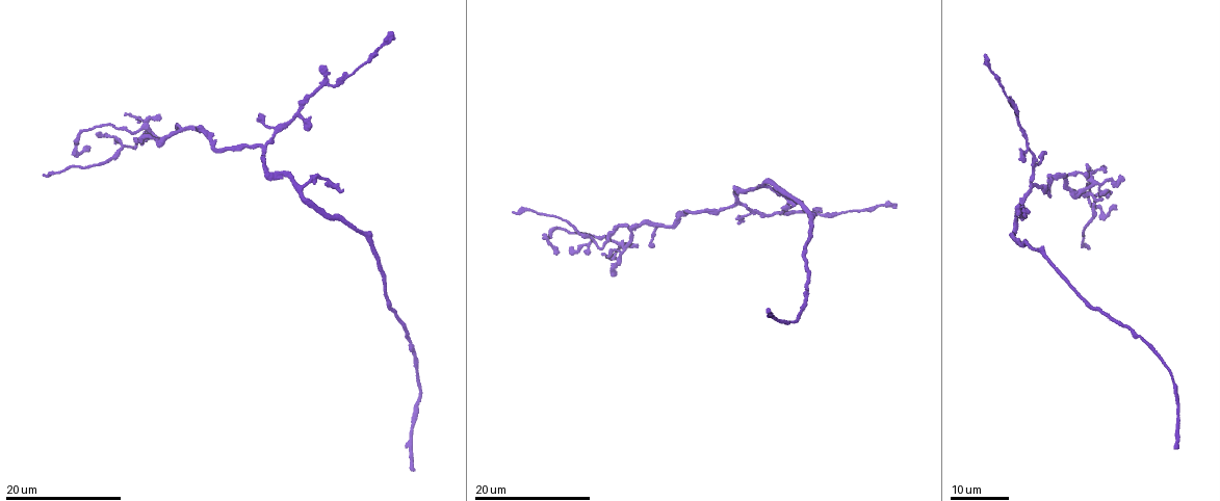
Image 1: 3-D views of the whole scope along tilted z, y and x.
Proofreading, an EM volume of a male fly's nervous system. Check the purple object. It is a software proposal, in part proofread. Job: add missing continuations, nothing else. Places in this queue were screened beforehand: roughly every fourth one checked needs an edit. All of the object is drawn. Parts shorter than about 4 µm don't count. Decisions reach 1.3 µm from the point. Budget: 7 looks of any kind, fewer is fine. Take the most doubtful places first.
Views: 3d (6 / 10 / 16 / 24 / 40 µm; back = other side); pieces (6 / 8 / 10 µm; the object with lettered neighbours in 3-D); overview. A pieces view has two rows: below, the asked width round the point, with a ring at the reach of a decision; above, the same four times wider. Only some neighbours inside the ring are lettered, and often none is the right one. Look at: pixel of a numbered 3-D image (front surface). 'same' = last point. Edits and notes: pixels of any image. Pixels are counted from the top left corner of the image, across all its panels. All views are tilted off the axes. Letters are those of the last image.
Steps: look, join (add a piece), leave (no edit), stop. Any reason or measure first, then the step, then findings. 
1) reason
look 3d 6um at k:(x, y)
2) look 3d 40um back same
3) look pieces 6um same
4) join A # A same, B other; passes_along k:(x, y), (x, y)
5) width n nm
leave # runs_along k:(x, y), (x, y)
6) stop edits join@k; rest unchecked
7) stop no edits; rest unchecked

end of a long branch
look 3d 24um at 1:(768, 310)

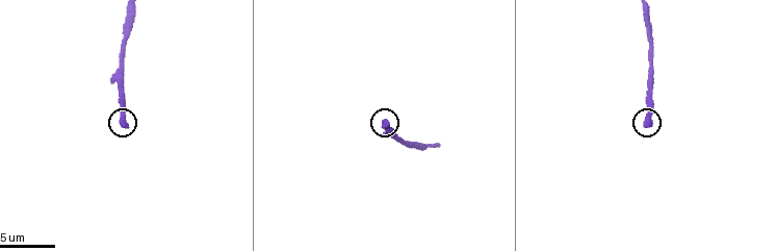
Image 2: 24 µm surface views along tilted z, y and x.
look pieces 10um at 2:(123, 124)

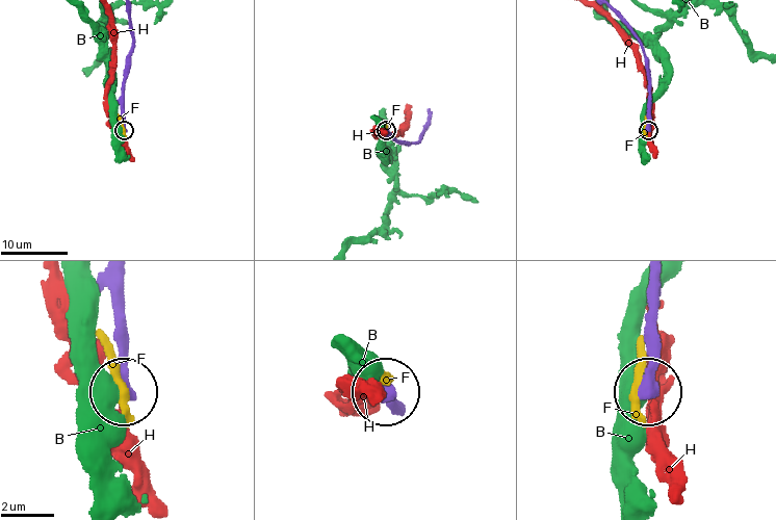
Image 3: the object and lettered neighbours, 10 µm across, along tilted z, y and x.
leave # B other, F other, H other; runs_along 3:(651, 280), (650, 388); none of them fits

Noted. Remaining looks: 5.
branch stops here
look 3d 16um at 1:(737, 223)

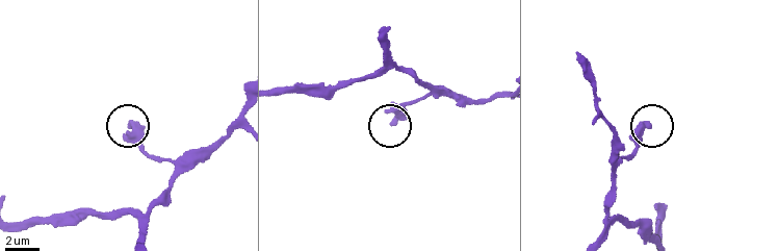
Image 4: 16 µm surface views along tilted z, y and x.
zoom in
look 3d 6um at 4:(649, 125)

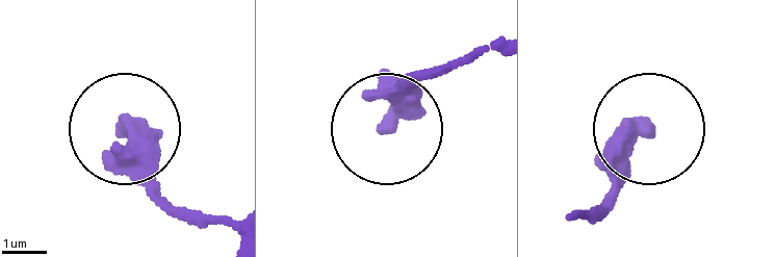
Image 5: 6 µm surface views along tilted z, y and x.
look pieces 6um at 5:(645, 129)

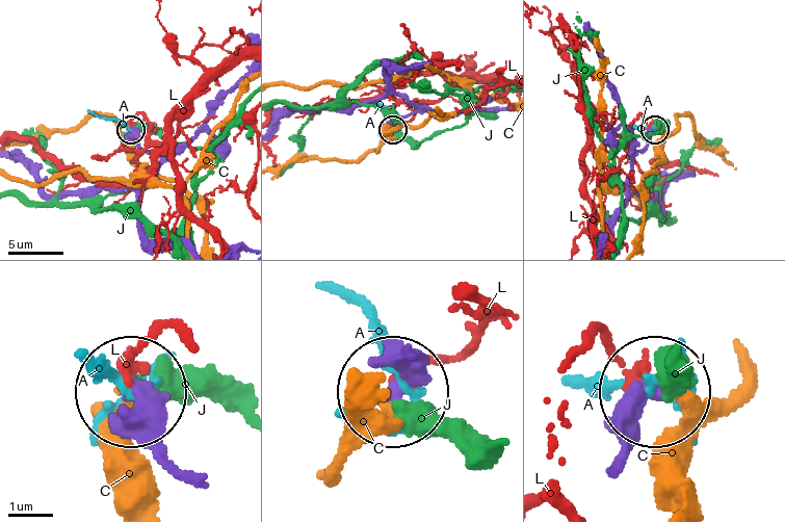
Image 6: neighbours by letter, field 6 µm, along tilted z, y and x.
leave # A other, C other, J other, L other; runs_along 6:(612, 463), (628, 413), (654, 395); no lettered piece goes on from it

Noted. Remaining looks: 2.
free end
look 3d 16um at 1:(1106, 191)

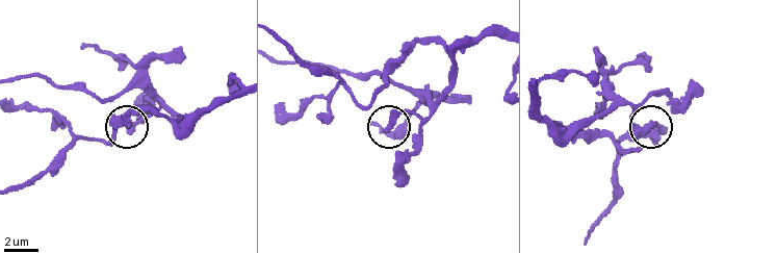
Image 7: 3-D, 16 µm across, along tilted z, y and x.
look pieces 6um at 7:(387, 130)

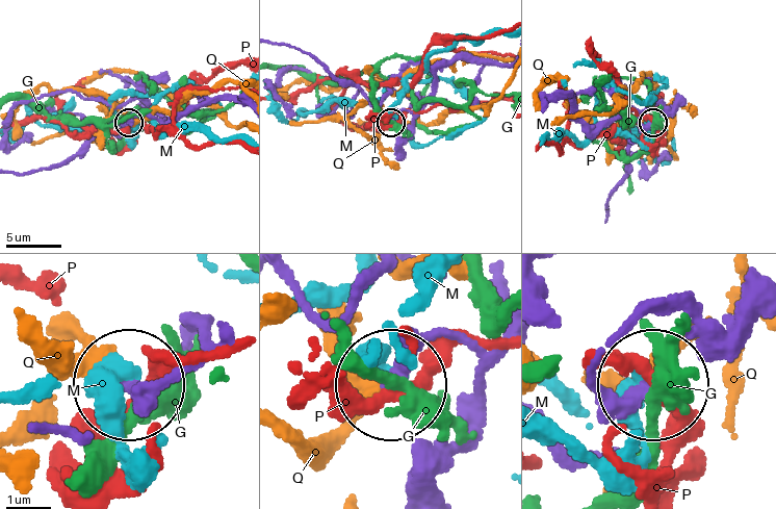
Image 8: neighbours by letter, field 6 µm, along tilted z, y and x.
leave # G other, M other, P other, Q other; runs_along 8:(215, 352), (130, 382); no lettered piece goes on from it

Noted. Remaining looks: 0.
stop no edits; rest unchecked

